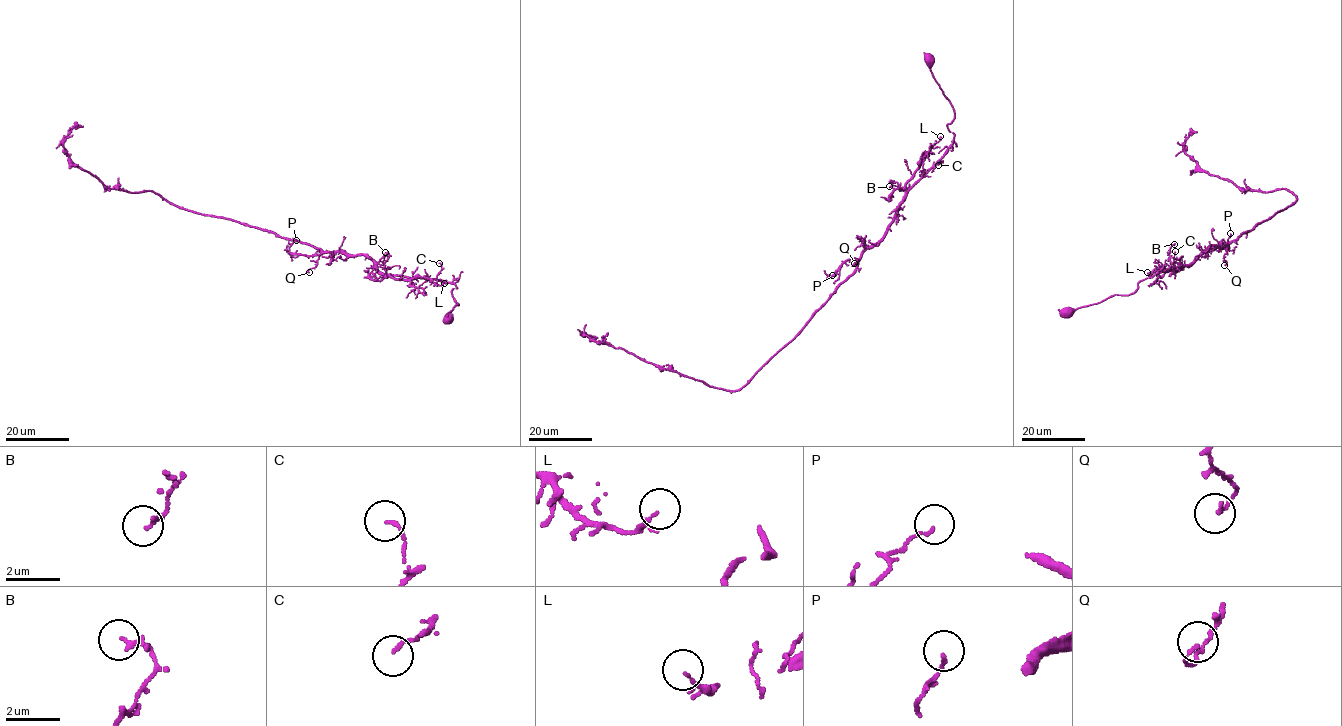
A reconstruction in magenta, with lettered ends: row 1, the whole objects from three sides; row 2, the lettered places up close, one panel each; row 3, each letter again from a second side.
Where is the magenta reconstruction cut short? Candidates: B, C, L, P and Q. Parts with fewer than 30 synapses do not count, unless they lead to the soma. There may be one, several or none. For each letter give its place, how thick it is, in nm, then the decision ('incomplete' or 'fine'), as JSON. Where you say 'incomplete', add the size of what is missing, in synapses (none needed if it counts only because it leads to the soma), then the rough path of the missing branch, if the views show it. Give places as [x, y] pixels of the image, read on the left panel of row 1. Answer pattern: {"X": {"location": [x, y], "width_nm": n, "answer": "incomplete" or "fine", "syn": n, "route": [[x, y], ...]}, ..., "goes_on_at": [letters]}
{"B": {"location": [385, 252], "width_nm": 170, "answer": "fine"}, "C": {"location": [439, 263], "width_nm": 110, "answer": "fine"}, "L": {"location": [444, 283], "width_nm": 70, "answer": "fine"}, "P": {"location": [296, 240], "width_nm": 100, "answer": "fine"}, "Q": {"location": [309, 272], "width_nm": 120, "answer": "fine"}, "goes_on_at": []}

